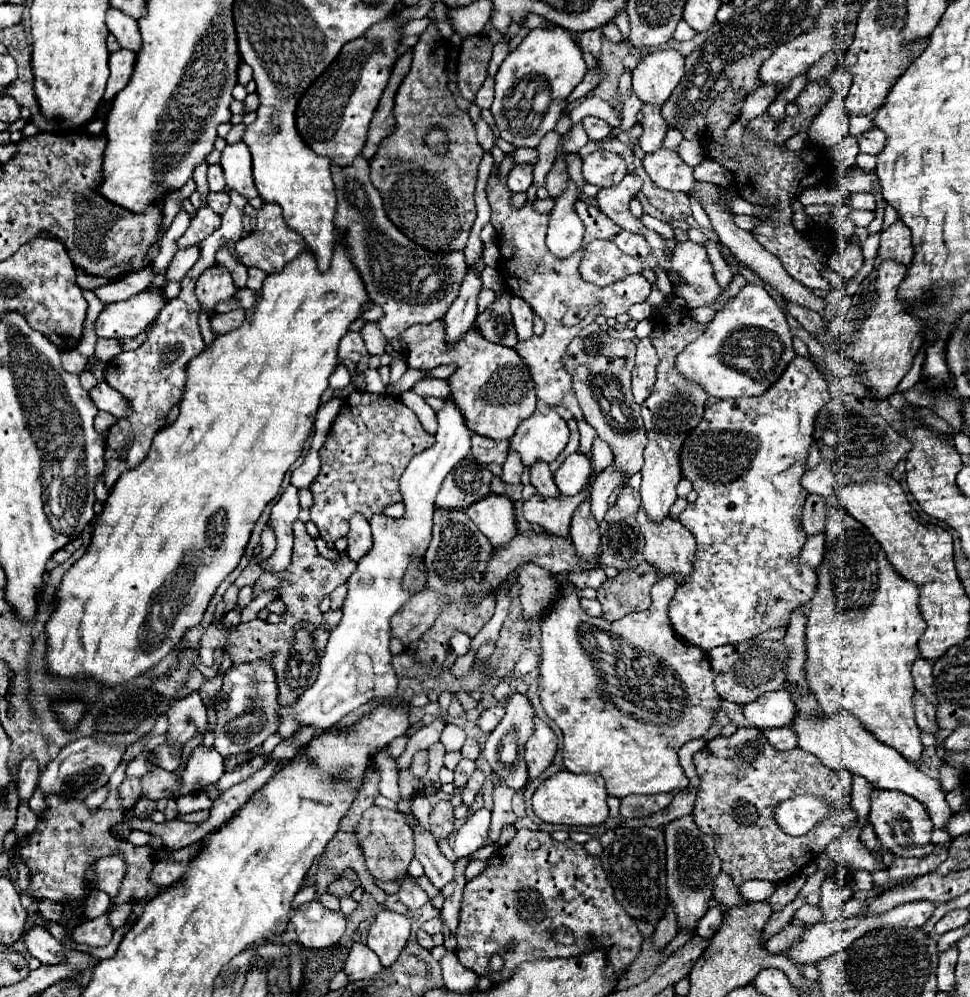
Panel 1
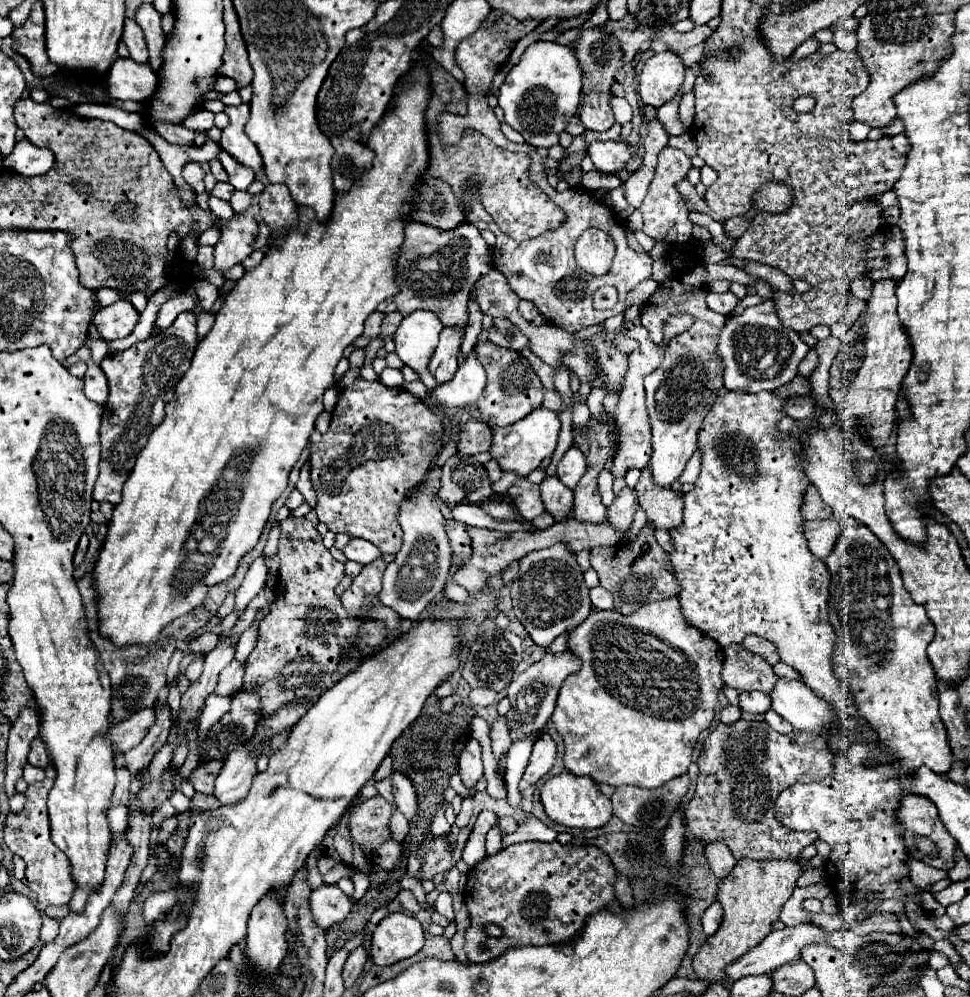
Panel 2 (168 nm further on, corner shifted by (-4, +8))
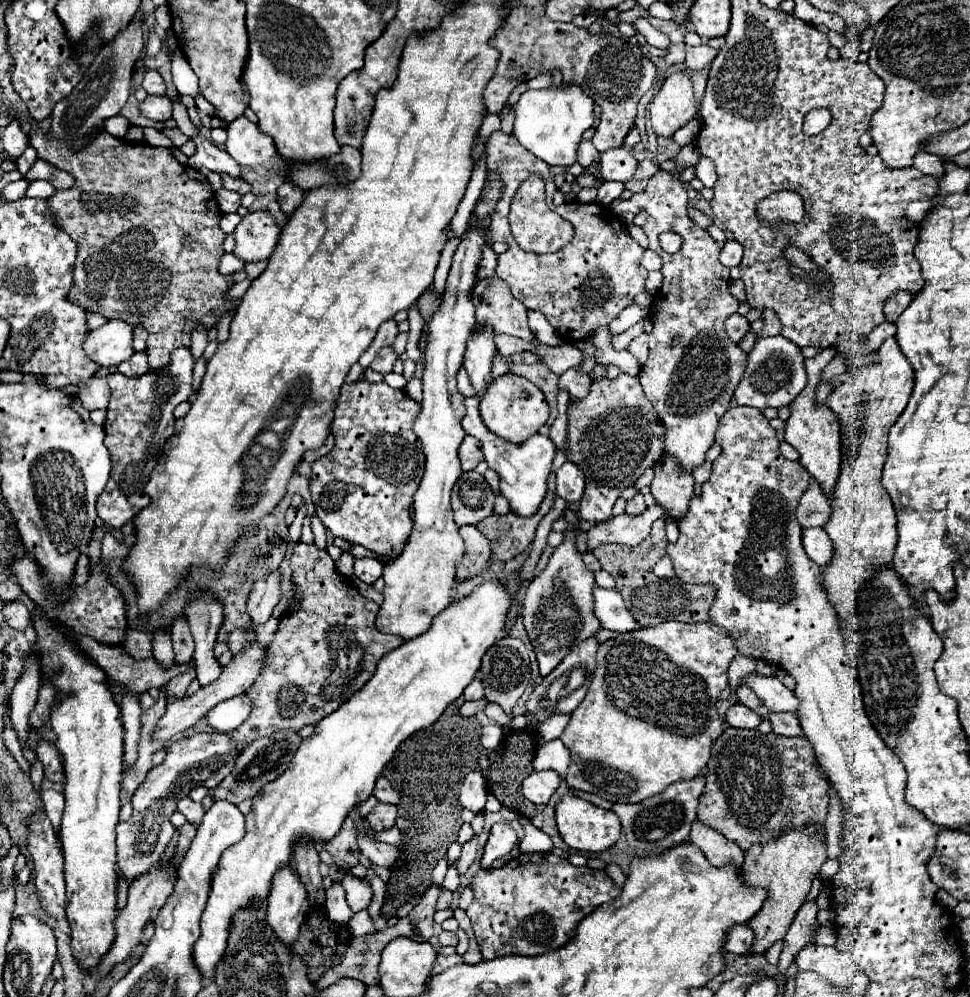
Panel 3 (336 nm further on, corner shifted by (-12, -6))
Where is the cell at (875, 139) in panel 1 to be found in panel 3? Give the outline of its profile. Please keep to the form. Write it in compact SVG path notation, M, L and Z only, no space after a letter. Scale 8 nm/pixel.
M922 151L922 155L918 155L914 159L914 167L926 175L932 175L932 177L942 177L946 173L942 159L938 155L932 155L926 151Z

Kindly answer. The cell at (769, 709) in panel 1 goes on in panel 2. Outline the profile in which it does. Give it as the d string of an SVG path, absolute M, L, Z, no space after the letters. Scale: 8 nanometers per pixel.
M748 691L740 695L740 709L748 713L766 713L772 709L770 695L762 691Z

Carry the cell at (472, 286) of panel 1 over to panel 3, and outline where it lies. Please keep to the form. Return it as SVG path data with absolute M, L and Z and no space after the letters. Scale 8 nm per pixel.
M476 397L466 399L466 409L468 409L468 413L462 419L462 427L468 435L474 435L480 441L488 467L500 475L500 493L508 499L510 511L520 517L532 517L538 511L538 507L546 495L546 479L552 471L552 461L556 455L554 443L542 433L532 435L530 439L526 439L520 445L510 443L498 435L492 435L492 431L488 431L488 427L484 427Z

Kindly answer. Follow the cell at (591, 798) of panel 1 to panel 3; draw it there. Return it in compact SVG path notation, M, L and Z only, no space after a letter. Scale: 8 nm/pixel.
M572 793L564 795L562 801L556 805L556 823L558 823L558 831L564 843L578 851L600 853L600 851L610 849L620 839L620 819L612 811L600 809Z

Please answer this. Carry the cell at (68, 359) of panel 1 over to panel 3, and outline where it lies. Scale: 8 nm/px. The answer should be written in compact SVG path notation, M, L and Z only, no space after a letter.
M92 377L92 379L78 381L76 397L82 401L82 407L88 411L106 409L108 407L108 383L106 383L106 379Z

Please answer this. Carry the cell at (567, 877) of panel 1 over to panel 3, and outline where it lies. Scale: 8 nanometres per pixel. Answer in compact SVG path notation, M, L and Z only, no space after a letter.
M522 853L500 869L478 869L470 887L474 891L474 901L466 913L472 921L480 951L486 961L504 955L542 955L556 951L574 937L578 923L588 913L620 895L620 887L604 871L574 867L568 863L568 859L562 859L554 853Z

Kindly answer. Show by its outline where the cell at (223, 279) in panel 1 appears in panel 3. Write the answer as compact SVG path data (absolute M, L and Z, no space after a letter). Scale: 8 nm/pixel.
M252 211L242 217L236 227L236 249L234 255L242 261L260 261L276 249L280 239L280 225L270 211Z

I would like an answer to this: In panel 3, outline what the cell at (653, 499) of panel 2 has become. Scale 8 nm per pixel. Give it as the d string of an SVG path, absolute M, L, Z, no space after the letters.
M664 455L654 465L654 481L650 487L654 499L666 509L666 517L678 521L694 495L694 477L688 471L682 471L674 457Z

